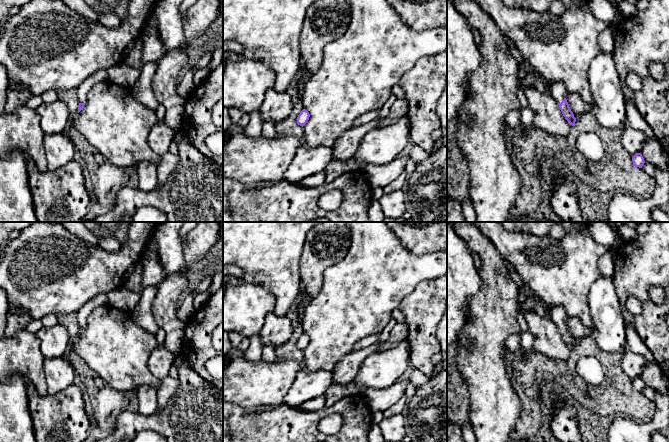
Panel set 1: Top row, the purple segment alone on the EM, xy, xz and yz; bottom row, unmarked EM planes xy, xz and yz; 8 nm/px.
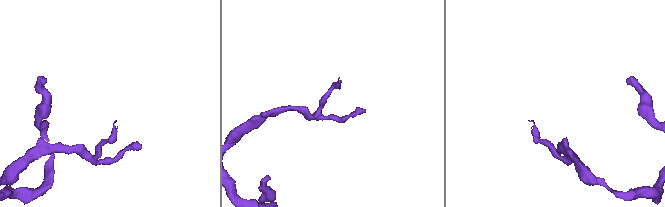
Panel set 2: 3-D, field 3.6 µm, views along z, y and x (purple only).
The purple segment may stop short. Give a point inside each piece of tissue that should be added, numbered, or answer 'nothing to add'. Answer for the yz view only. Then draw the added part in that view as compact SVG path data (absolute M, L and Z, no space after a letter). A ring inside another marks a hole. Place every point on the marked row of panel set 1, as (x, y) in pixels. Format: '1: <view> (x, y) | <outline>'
nothing to add

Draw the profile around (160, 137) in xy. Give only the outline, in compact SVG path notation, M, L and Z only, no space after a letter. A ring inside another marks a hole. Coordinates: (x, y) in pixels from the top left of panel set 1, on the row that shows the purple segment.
M160 121L154 125L149 132L147 142L149 147L158 155L168 152L169 146L174 140L176 130L168 127L164 121Z

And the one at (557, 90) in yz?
M559 82L550 83L546 89L547 92L557 101L557 103L561 103L567 94L566 88Z

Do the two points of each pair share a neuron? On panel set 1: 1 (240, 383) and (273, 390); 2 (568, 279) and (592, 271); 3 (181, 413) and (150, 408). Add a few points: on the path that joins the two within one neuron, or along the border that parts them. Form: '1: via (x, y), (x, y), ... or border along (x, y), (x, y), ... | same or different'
1: via (248, 384), (265, 384) | same
2: via (574, 273), (586, 271) | same
3: border along (158, 409), (152, 414), (141, 414), (138, 412) | different

